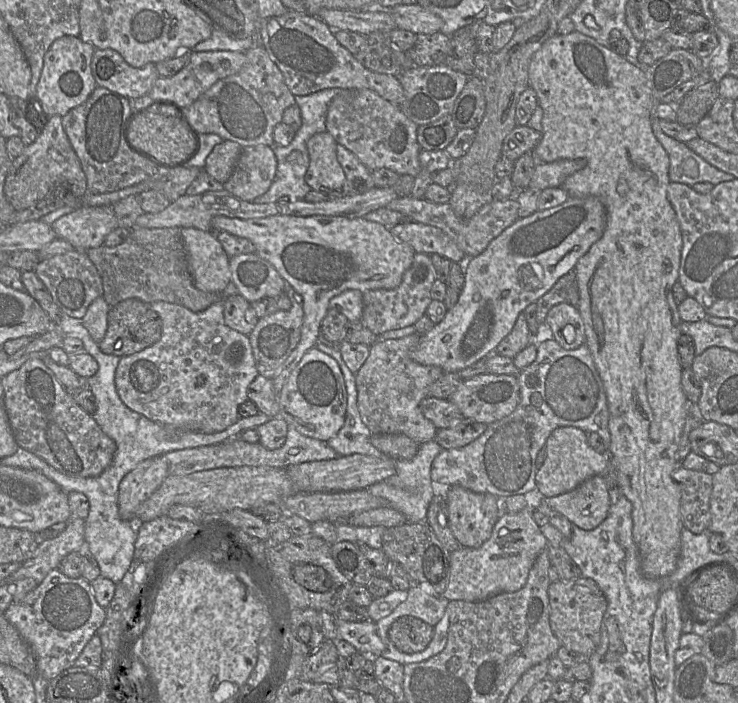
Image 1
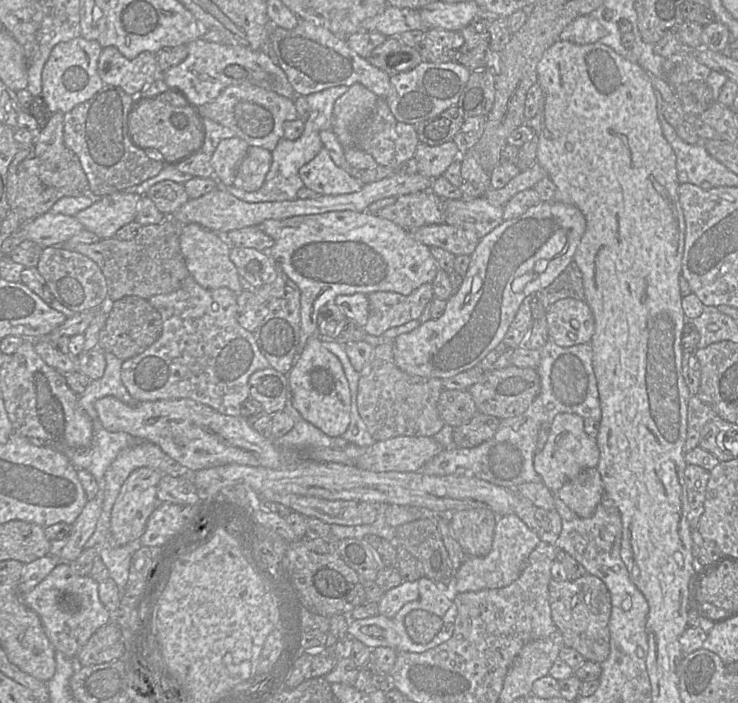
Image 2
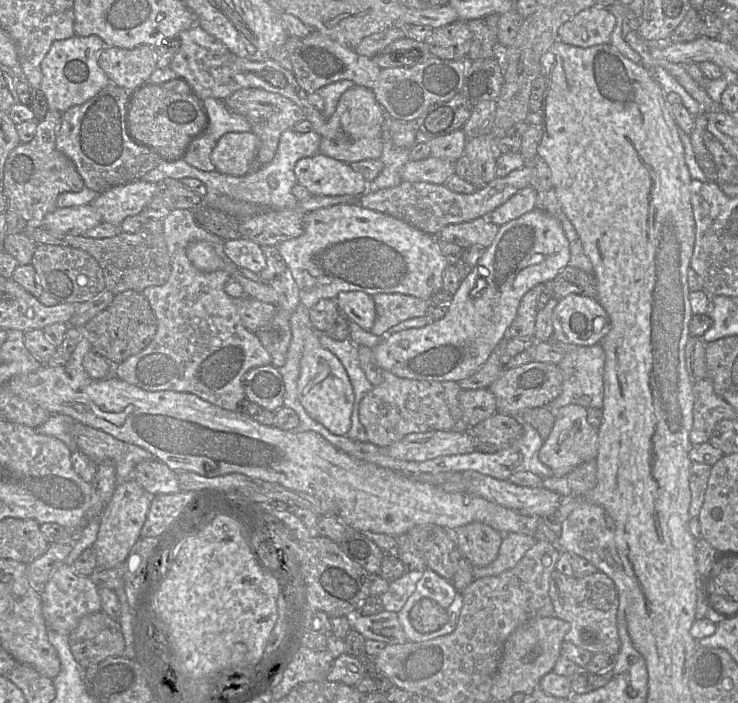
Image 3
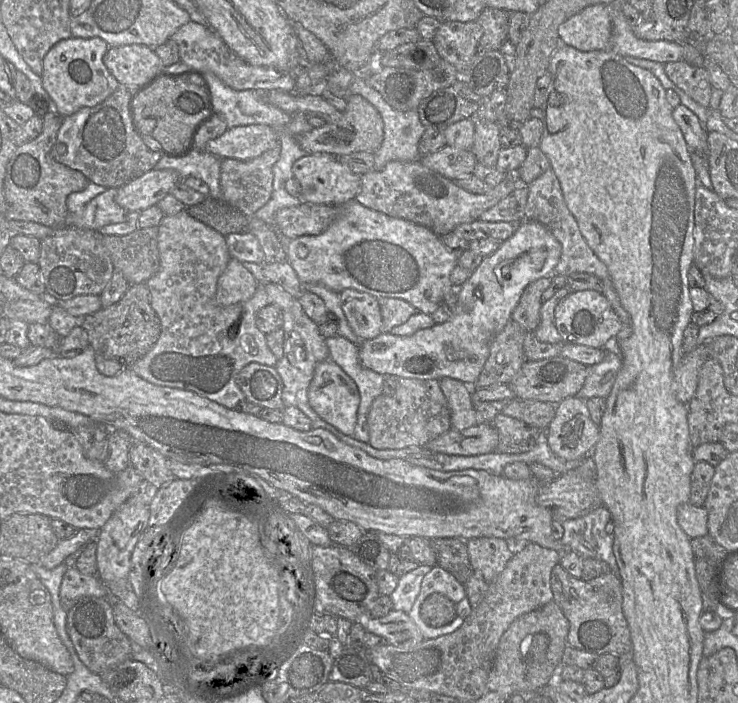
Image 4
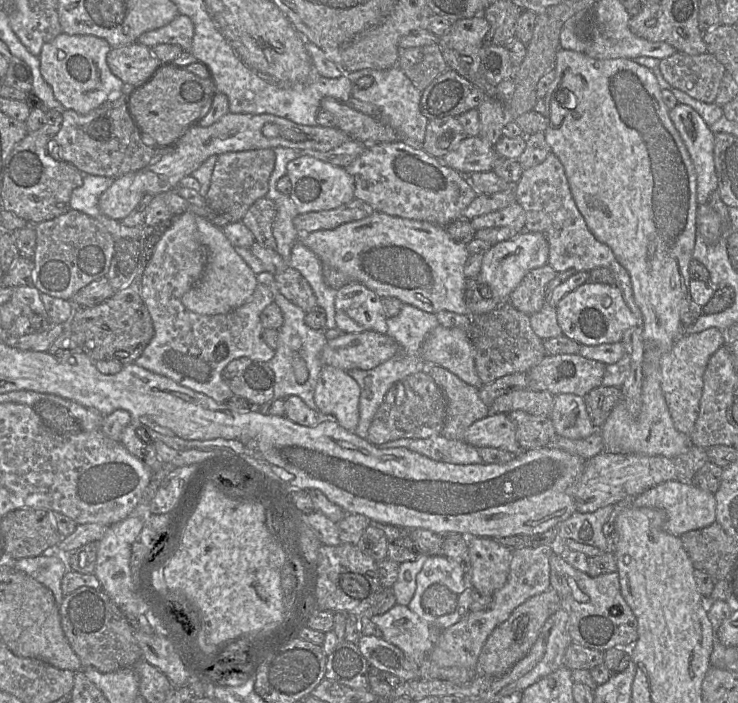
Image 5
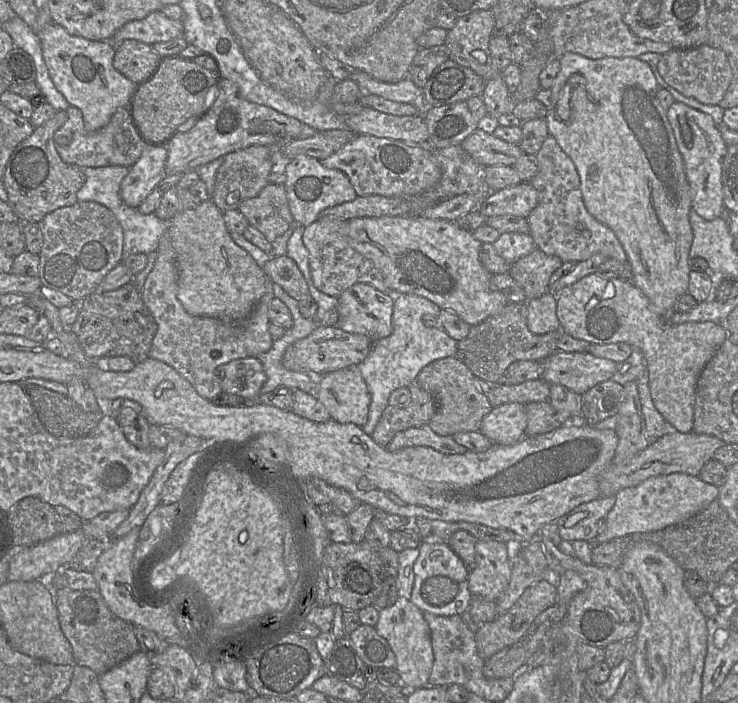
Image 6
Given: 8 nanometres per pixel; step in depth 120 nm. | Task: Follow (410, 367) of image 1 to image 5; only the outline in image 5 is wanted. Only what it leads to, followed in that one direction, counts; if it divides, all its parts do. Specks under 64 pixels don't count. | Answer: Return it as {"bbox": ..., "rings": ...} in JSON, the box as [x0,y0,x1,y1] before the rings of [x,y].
{"bbox":[367,371,447,446],"rings":[[[428,371],[411,374],[401,382],[406,394],[403,404],[395,406],[383,402],[371,422],[367,440],[375,446],[402,438],[426,439],[441,435],[447,415],[447,401]]]}

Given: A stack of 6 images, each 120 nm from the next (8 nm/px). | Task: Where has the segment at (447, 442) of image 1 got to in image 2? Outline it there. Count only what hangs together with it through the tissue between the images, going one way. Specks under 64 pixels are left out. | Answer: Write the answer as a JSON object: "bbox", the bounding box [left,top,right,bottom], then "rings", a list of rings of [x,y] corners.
{"bbox":[453,413,501,448],"rings":[[[477,413],[468,423],[453,430],[453,444],[458,448],[474,448],[491,439],[501,420],[497,417]]]}

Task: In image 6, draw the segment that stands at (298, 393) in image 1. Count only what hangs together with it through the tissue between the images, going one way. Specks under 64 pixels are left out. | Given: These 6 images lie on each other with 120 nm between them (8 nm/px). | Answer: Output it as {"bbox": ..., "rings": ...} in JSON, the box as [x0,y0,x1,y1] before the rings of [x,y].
{"bbox":[317,366,371,426],"rings":[[[357,366],[324,374],[317,385],[317,399],[339,423],[364,426],[369,417],[371,395]]]}

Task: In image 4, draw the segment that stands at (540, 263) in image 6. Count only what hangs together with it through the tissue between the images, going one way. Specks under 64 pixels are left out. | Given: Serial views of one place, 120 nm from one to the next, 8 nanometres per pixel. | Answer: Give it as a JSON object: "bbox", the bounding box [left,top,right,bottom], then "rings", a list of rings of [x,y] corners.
{"bbox":[511,277,551,333],"rings":[[[544,277],[529,284],[512,313],[511,320],[528,333],[533,333],[540,324],[541,296],[550,283],[551,277]]]}

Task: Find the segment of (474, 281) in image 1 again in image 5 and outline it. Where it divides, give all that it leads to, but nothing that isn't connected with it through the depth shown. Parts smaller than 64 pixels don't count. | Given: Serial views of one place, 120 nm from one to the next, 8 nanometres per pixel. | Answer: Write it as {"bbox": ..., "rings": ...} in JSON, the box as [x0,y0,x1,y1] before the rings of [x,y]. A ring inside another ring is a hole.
{"bbox":[321,230,549,390],"rings":[[[524,230],[512,239],[493,245],[484,254],[477,280],[480,285],[489,287],[492,299],[504,304],[529,271],[548,264],[548,257],[549,244],[545,236]],[[438,326],[424,341],[421,358],[426,365],[441,366],[478,390],[483,386],[475,369],[468,330]],[[375,331],[342,333],[327,340],[321,359],[323,365],[344,371],[370,370],[386,362],[400,352],[397,342],[387,334]]]}

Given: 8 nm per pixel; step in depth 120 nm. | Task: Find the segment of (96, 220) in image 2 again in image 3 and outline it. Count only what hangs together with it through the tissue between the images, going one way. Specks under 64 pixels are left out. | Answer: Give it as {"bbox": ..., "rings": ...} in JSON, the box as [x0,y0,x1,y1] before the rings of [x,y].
{"bbox":[91,179,157,226],"rings":[[[138,179],[100,193],[91,203],[103,222],[119,226],[129,216],[139,214],[156,195],[157,183]]]}

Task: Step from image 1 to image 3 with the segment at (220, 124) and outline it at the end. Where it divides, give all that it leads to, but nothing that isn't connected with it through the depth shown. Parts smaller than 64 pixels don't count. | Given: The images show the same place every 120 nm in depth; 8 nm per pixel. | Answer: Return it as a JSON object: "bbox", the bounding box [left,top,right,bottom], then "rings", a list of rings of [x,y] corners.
{"bbox":[223,88,305,167],"rings":[[[261,88],[240,89],[223,100],[231,111],[242,115],[251,126],[251,132],[259,139],[259,148],[255,158],[255,167],[265,166],[273,159],[283,131],[305,119],[301,108],[290,99]]]}

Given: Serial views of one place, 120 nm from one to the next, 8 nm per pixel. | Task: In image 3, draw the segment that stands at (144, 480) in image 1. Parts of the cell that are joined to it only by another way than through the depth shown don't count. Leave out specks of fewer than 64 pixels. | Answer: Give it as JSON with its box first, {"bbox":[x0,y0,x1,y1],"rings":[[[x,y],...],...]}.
{"bbox":[94,479,151,568],"rings":[[[133,479],[119,481],[117,487],[100,516],[100,526],[94,543],[97,564],[101,568],[120,568],[130,549],[140,538],[141,529],[146,521],[151,496]]]}

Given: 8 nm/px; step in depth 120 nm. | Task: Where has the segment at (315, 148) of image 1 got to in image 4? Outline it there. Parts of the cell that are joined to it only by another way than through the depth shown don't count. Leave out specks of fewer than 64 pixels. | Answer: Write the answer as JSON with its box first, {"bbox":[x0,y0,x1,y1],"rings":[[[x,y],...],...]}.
{"bbox":[292,154,361,206],"rings":[[[307,154],[294,162],[292,173],[301,186],[302,203],[342,206],[355,200],[361,188],[361,177],[329,154]]]}

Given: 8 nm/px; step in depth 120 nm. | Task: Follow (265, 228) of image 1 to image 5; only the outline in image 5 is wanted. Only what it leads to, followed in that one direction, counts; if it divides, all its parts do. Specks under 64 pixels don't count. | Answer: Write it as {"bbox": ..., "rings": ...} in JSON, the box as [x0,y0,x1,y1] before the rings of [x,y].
{"bbox":[299,211,470,315],"rings":[[[375,211],[370,216],[334,229],[300,235],[299,241],[311,249],[322,264],[339,270],[352,282],[365,285],[381,298],[396,298],[435,315],[441,311],[469,315],[465,300],[467,278],[464,266],[470,253],[467,245],[457,243],[450,237],[446,227]]]}

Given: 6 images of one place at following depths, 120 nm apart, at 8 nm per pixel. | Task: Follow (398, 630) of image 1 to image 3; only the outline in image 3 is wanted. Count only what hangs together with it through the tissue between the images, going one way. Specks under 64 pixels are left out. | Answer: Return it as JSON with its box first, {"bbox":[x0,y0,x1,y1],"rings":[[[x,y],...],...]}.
{"bbox":[410,598,449,633],"rings":[[[430,598],[419,600],[410,610],[410,623],[420,633],[441,629],[449,620],[447,610]]]}

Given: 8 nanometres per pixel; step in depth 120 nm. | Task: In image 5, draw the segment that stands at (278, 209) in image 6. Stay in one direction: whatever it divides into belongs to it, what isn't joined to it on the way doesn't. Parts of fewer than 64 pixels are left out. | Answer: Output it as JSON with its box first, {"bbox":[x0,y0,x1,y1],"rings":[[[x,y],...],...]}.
{"bbox":[242,197,277,250],"rings":[[[267,197],[255,201],[242,219],[252,232],[255,242],[265,248],[276,250],[276,239],[272,225],[277,215],[275,203]]]}

